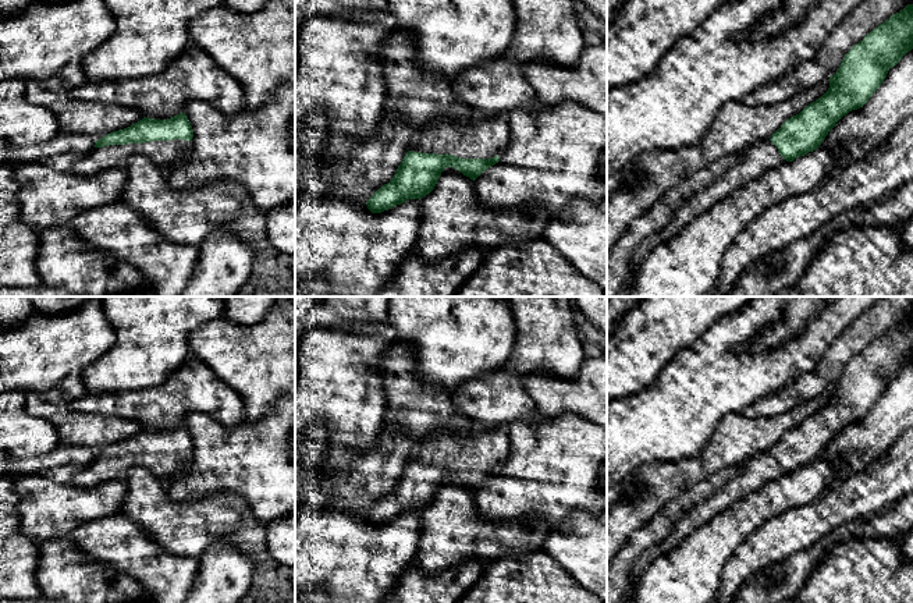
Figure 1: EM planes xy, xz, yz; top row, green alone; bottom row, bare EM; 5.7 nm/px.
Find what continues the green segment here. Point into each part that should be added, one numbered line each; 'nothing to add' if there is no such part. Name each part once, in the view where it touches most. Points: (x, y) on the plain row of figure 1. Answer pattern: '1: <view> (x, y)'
1: xy (166, 465)

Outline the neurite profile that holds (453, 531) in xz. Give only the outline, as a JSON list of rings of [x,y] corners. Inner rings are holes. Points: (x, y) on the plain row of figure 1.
[[[445,479],[434,501],[420,512],[420,535],[416,564],[427,574],[459,565],[468,560],[484,564],[505,556],[529,556],[540,551],[550,533],[544,519],[489,521],[480,515],[475,494],[454,479]]]

